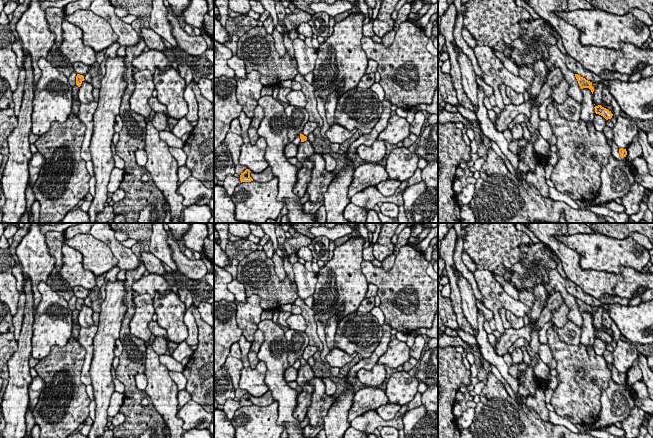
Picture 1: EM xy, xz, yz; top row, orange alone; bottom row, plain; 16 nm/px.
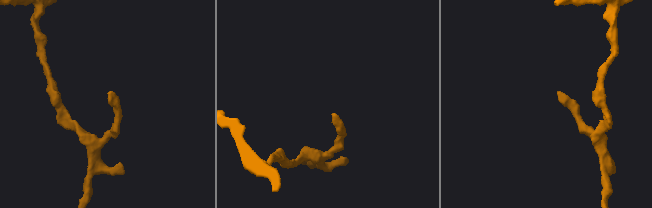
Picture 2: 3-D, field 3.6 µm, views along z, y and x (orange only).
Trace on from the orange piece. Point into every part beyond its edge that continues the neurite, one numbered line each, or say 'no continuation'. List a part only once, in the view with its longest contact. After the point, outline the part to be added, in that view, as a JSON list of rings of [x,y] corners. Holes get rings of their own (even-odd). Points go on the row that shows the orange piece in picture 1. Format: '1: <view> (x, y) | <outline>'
no continuation

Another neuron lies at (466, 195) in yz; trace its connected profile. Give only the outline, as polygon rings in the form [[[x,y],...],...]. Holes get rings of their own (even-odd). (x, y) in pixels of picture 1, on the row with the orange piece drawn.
[[[468,184],[466,187],[462,188],[462,191],[457,194],[457,200],[459,205],[468,205],[473,199],[475,192],[475,185]]]

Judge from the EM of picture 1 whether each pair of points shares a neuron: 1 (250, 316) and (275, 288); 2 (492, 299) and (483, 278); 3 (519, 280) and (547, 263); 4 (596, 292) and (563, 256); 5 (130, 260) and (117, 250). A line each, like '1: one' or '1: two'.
1: two
2: one
3: one
4: one
5: one

